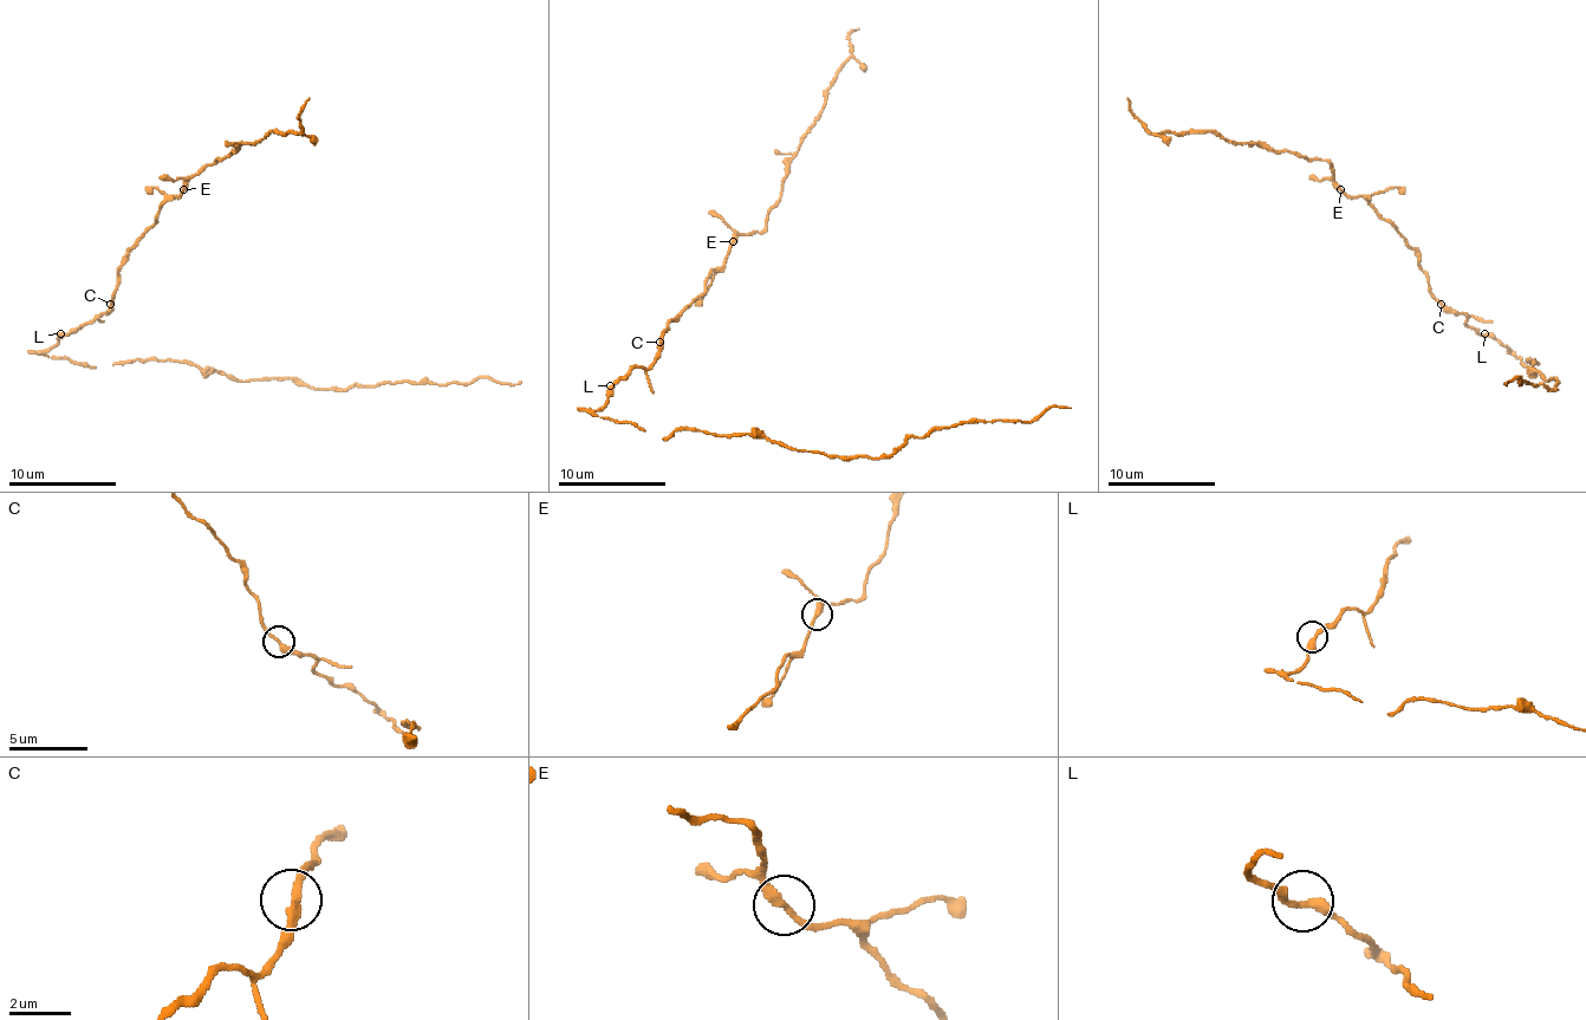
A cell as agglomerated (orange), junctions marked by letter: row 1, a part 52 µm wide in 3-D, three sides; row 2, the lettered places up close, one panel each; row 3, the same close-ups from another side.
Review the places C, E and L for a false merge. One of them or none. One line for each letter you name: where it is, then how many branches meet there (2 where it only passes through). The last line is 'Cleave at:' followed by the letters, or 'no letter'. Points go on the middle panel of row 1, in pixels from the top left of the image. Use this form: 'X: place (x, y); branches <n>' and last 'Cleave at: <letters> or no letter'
Cleave at: no letter

